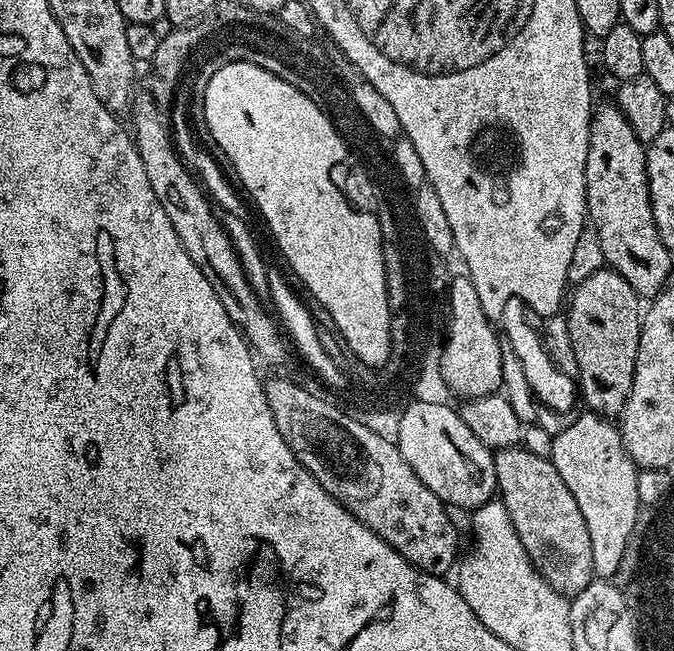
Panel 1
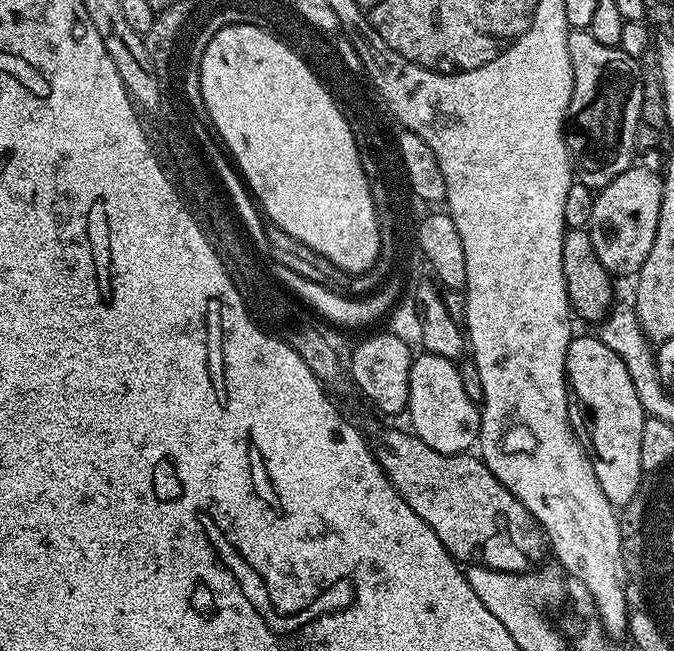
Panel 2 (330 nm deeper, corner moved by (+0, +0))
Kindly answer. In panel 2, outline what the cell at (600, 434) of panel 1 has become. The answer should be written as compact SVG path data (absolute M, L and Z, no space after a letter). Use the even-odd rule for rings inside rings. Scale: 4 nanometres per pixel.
M573 335L566 350L564 375L568 381L568 413L574 434L580 440L580 445L588 452L590 462L594 466L594 474L598 477L598 486L602 486L602 494L614 506L623 506L634 498L643 474L642 468L642 426L646 419L626 363L603 344L599 335Z

